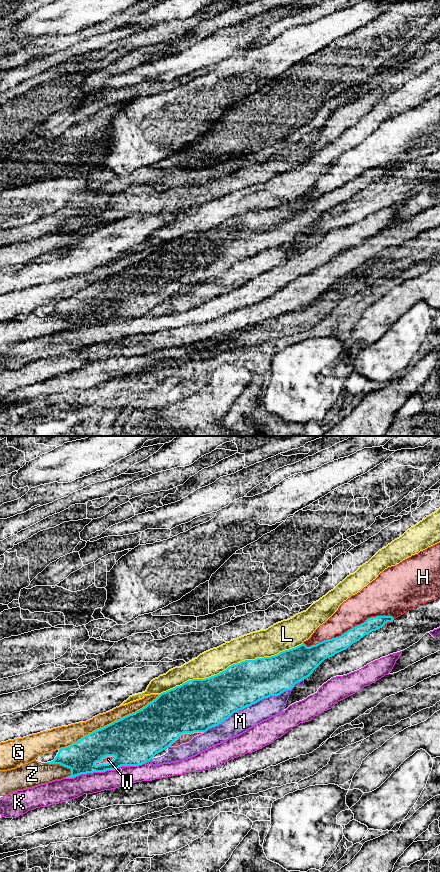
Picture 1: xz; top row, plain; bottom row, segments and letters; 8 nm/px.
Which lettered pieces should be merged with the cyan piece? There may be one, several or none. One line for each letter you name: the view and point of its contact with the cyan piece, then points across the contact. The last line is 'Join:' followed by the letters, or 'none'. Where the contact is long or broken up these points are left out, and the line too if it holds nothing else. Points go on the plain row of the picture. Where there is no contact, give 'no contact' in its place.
Join: none

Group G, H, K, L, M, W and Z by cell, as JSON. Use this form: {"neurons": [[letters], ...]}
{"neurons": [["G"], ["H"], ["K"], ["L"], ["M"], ["W", "Z"]]}

